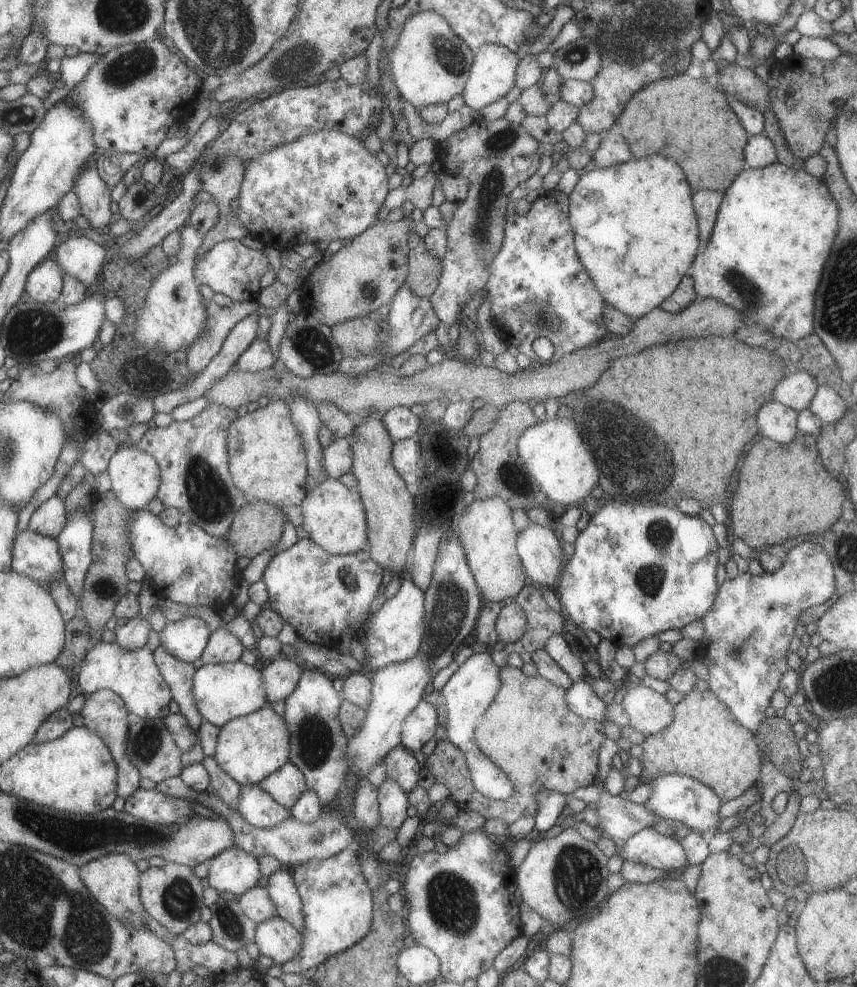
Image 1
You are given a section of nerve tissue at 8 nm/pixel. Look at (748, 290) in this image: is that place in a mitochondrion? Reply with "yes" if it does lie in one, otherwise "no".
yes

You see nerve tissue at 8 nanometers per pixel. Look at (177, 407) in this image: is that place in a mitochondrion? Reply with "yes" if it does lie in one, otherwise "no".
no

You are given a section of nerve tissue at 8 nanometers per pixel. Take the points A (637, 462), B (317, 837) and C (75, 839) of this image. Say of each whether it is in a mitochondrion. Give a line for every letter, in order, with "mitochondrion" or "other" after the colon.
A: mitochondrion
B: mitochondrion
C: mitochondrion

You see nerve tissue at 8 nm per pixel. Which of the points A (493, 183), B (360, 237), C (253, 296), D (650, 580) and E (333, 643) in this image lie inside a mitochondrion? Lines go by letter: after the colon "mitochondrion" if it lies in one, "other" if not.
A: mitochondrion
B: other
C: other
D: mitochondrion
E: other

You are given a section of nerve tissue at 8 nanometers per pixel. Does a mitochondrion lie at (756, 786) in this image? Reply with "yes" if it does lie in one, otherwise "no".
no

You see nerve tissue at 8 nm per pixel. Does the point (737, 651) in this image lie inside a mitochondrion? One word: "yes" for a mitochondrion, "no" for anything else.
yes

